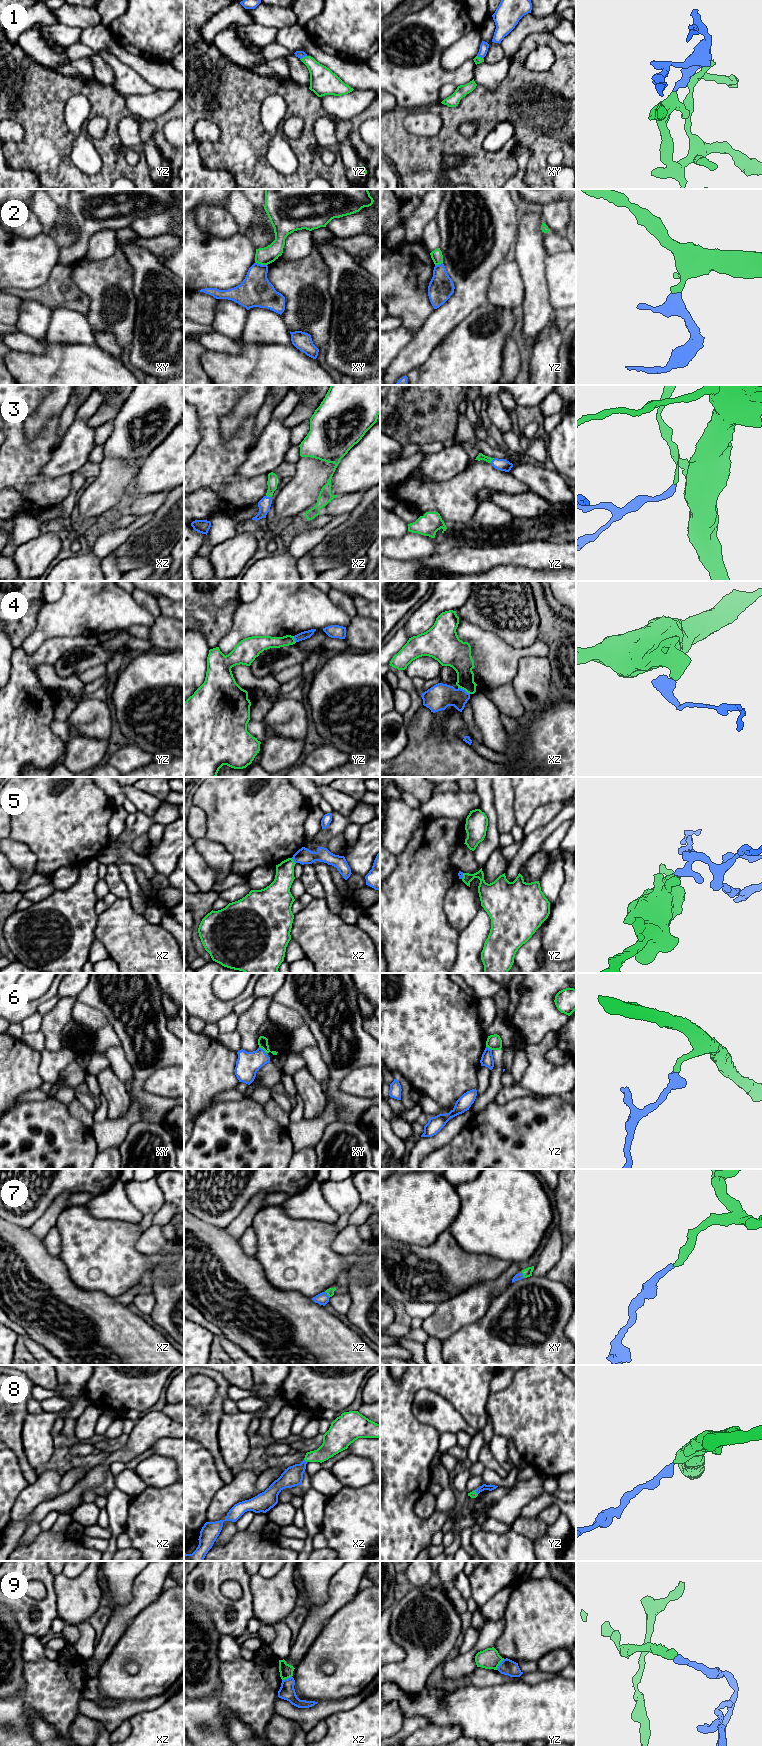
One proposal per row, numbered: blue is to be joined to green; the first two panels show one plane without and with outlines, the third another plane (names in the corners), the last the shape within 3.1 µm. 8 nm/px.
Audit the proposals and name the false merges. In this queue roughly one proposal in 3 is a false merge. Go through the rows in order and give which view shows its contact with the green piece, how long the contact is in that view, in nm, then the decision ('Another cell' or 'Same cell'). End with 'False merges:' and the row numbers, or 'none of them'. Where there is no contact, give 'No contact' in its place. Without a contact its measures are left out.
1: Touches green in yz. Shared border 70 nm. Same cell
2: Touches green in xy. Shared border 100 nm. Another cell
3: Touches green in xz. Shared border 50 nm. Same cell
4: Touches green in xz. Shared border 110 nm. Another cell
5: Touches green in xz. Shared border 60 nm. Another cell
6: Touches green in xy. Shared border 90 nm. Same cell
7: Touches green in xz. Shared border 70 nm. Same cell
8: Touches green in xz. Shared border 40 nm. Same cell
9: Touches green in yz. Shared border 110 nm. Another cell
False merges: 2, 4, 5, 9

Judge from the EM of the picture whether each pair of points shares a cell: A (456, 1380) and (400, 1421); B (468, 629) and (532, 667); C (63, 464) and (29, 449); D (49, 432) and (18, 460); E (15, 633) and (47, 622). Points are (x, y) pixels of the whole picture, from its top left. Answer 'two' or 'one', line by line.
A: one
B: two
C: two
D: one
E: two

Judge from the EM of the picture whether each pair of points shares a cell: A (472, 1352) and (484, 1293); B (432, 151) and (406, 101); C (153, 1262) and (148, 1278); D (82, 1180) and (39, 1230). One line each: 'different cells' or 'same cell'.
A: different cells
B: different cells
C: same cell
D: different cells

